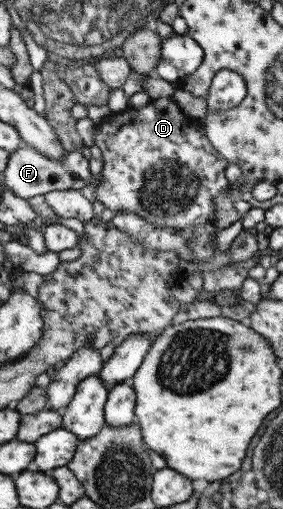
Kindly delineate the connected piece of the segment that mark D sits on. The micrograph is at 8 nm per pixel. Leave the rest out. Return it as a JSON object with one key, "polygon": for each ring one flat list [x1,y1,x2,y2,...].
{"polygon":[[172,98,150,99,150,103,141,109,128,106,121,113,113,113,106,121,93,125,93,135,94,145,102,152,102,169,98,175,90,175,90,183,84,185,83,192,90,201,97,199,112,212,132,212,154,227,179,229,189,234,194,226,211,224,214,198,220,190,228,192,232,203,240,199,244,179,238,177,232,183,228,181,224,170,229,163,208,144,204,125,186,119]]}

